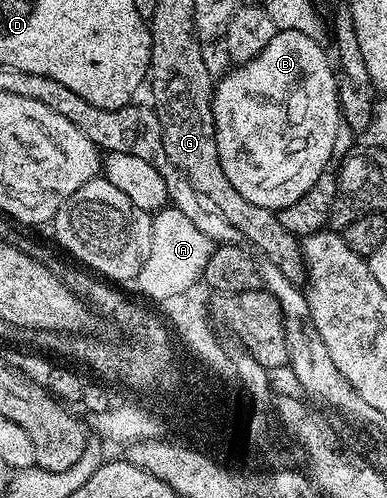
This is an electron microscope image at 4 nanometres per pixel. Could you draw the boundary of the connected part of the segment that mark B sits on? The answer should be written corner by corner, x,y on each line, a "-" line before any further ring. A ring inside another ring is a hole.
277,31
276,37
270,42
270,46
266,46
266,50
262,50
262,54
258,54
250,62
233,67
231,69
233,72
229,76
224,76
221,80
219,77
215,81
212,112
216,116
218,158
222,162
222,170
228,168
226,178
230,178
234,190
238,190
238,194
242,194
242,198
246,198
246,202
254,202
254,206
266,206
273,210
279,210
290,206
290,202
298,202
298,198
302,198
302,194
306,194
306,190
310,190
310,186
314,186
314,182
318,182
320,175
331,165
328,163
334,160
334,138
342,125
337,88
338,76
334,71
333,61
331,59
328,61
327,54
320,47
321,45
317,41
312,40
304,33

